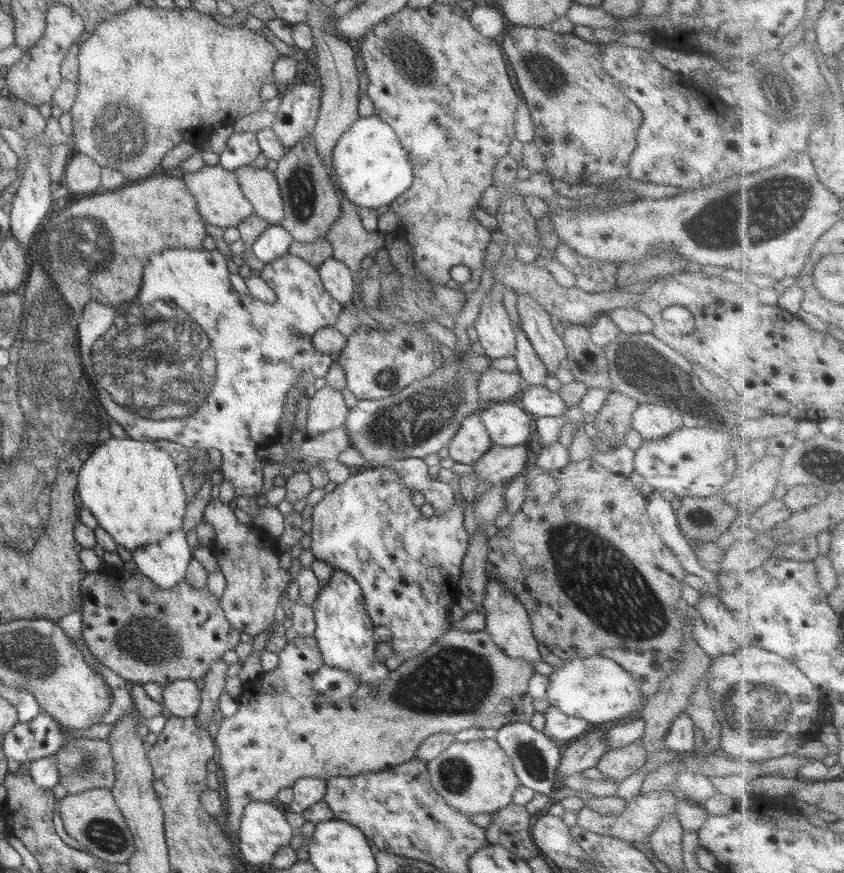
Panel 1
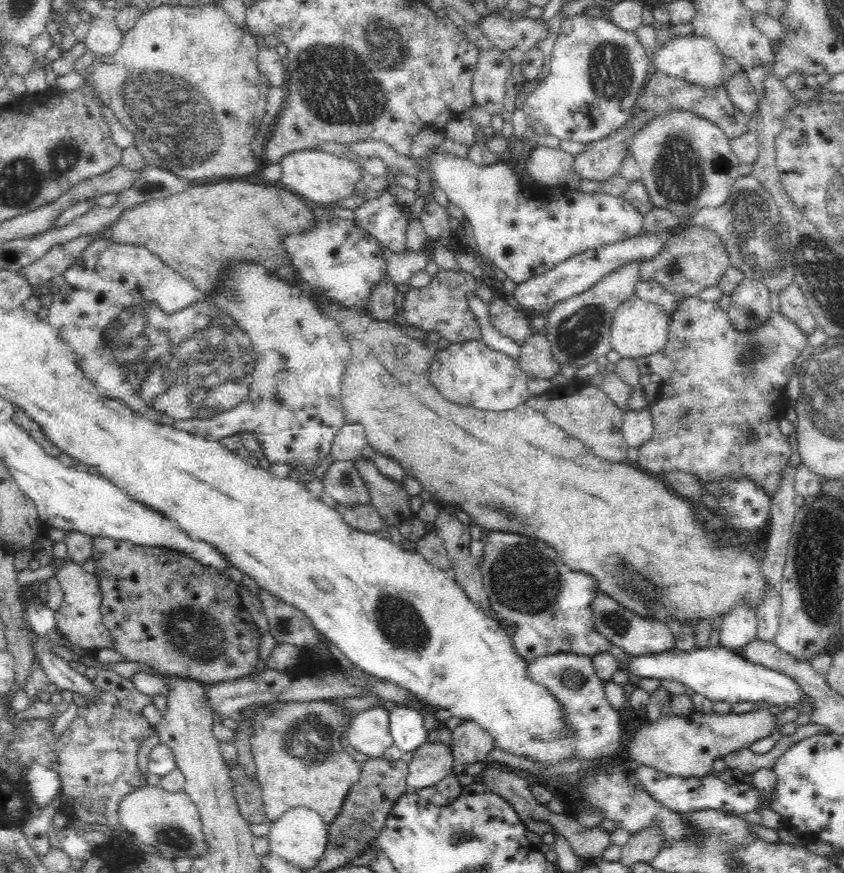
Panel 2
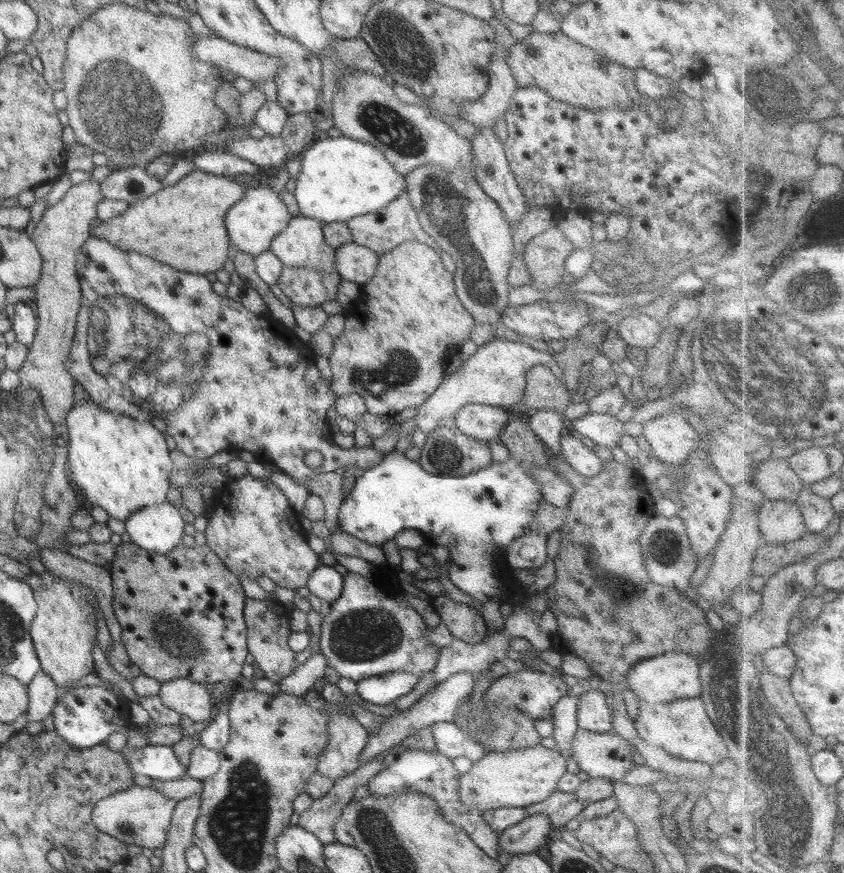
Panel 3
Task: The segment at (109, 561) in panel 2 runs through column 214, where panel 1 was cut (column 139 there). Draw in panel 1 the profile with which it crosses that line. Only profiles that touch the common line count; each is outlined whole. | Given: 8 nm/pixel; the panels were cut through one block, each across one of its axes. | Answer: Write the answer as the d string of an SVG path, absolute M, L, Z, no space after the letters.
M90 571L82 579L82 639L86 647L105 668L110 668L127 682L143 685L157 682L168 683L188 679L199 682L207 673L208 667L220 662L226 651L235 650L240 635L226 619L218 598L210 594L208 588L196 590L186 580L172 589L158 589L144 574L112 577L106 572Z

